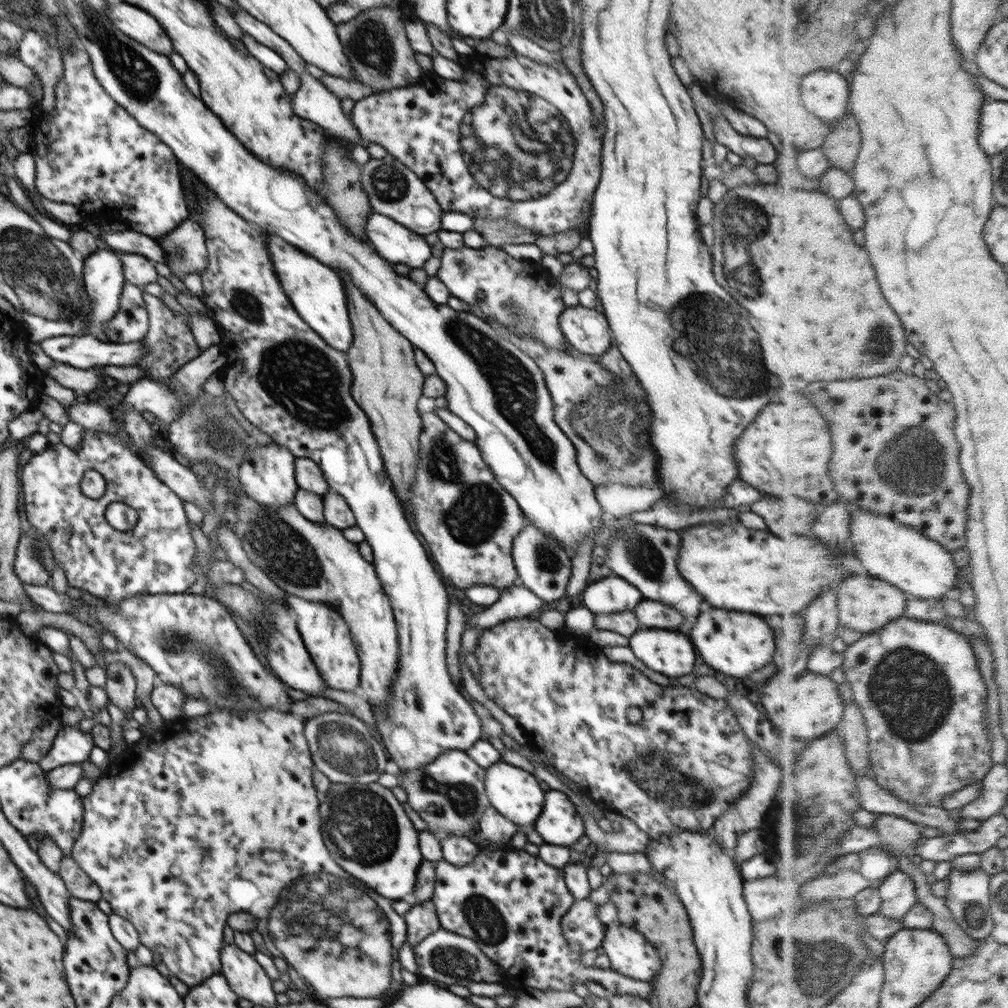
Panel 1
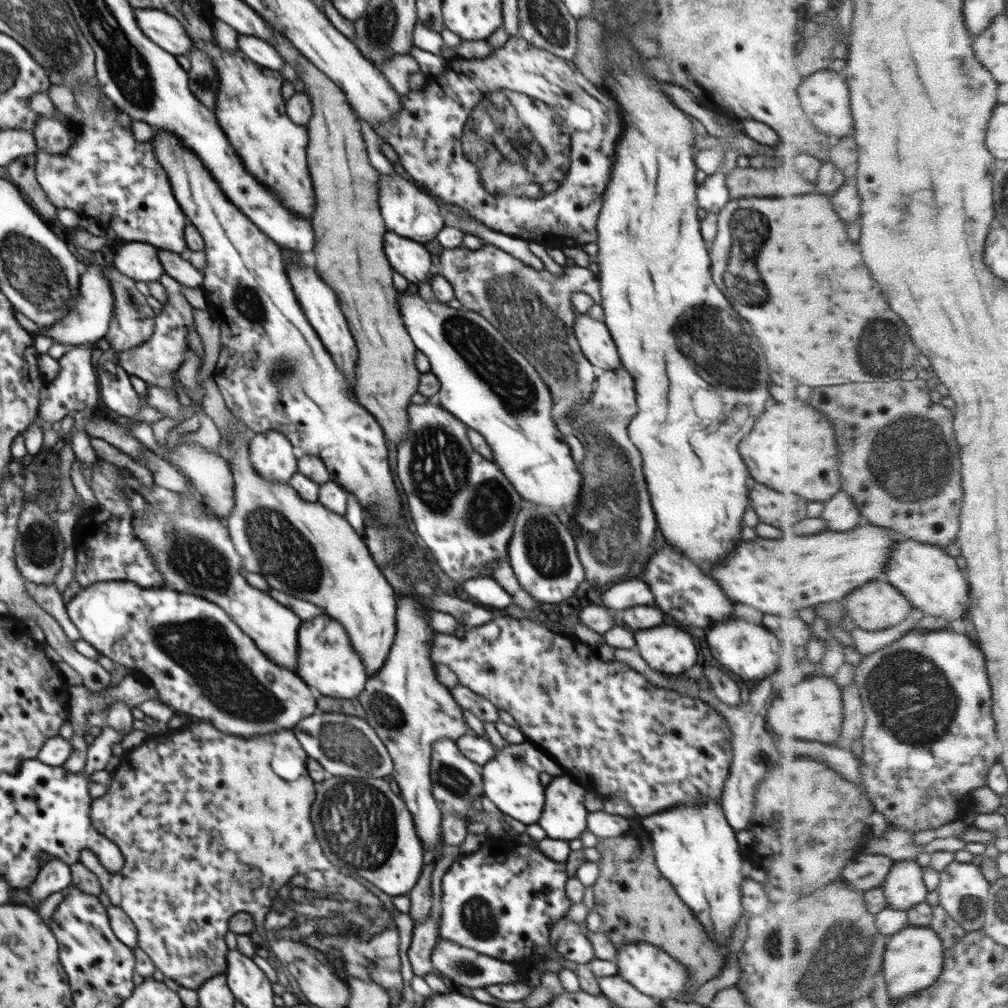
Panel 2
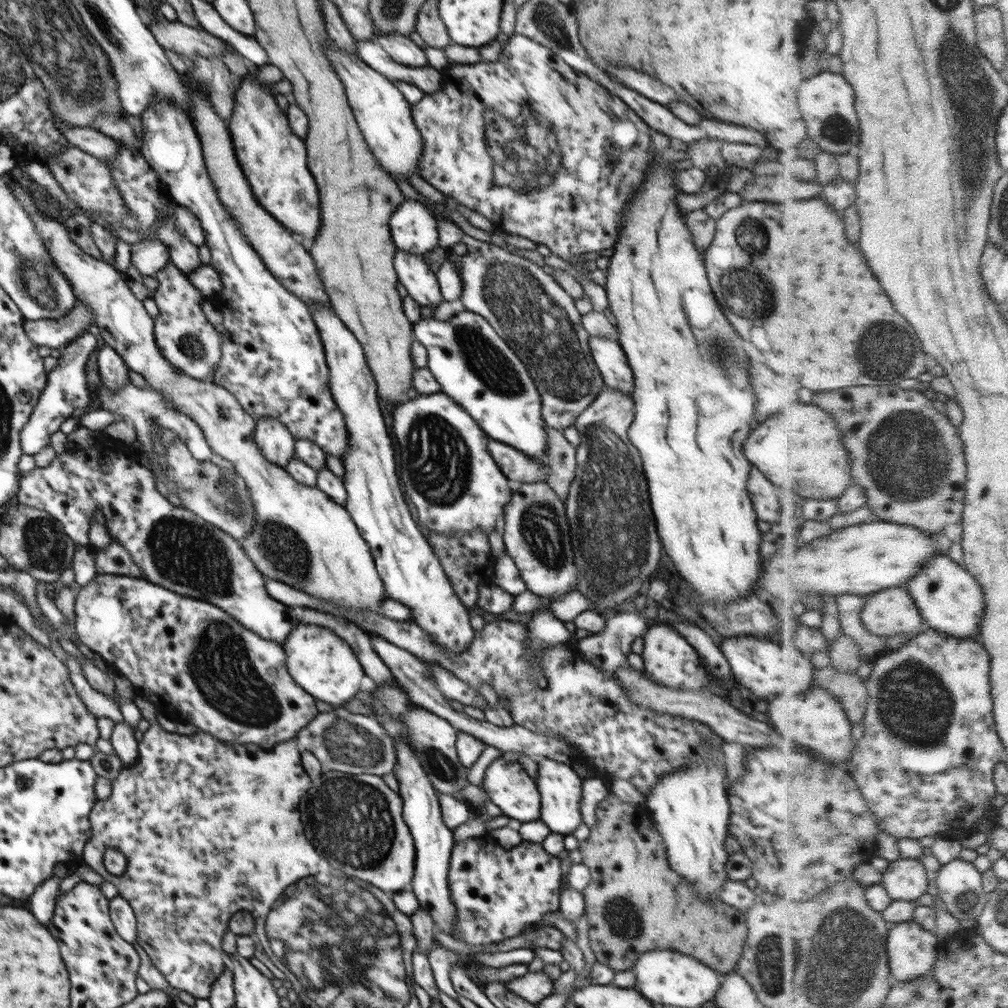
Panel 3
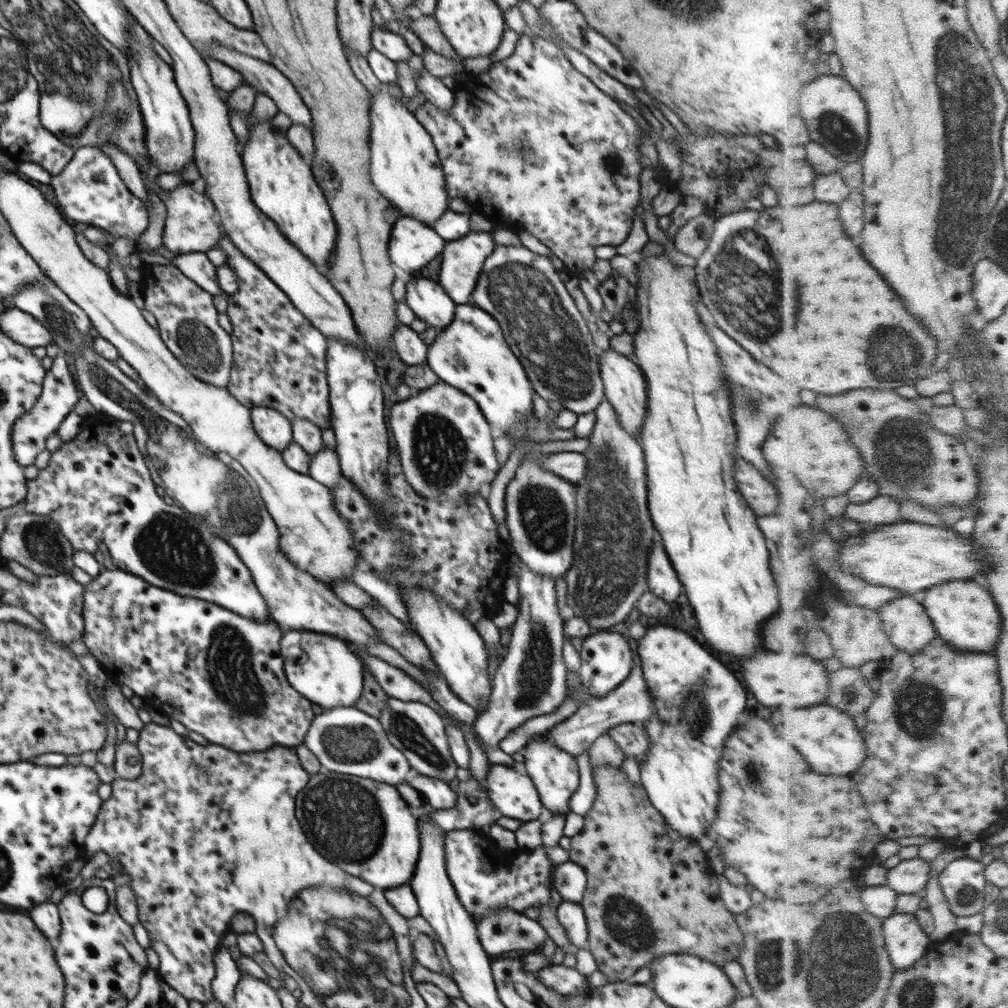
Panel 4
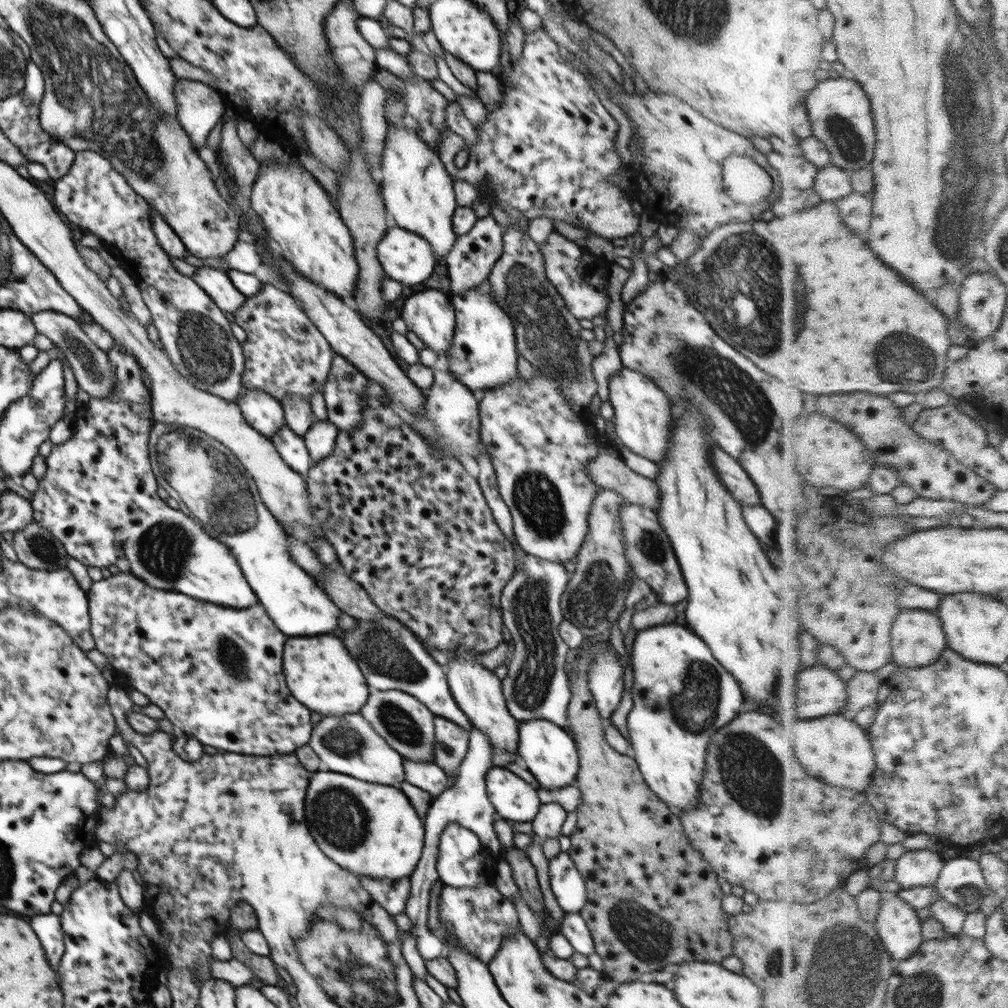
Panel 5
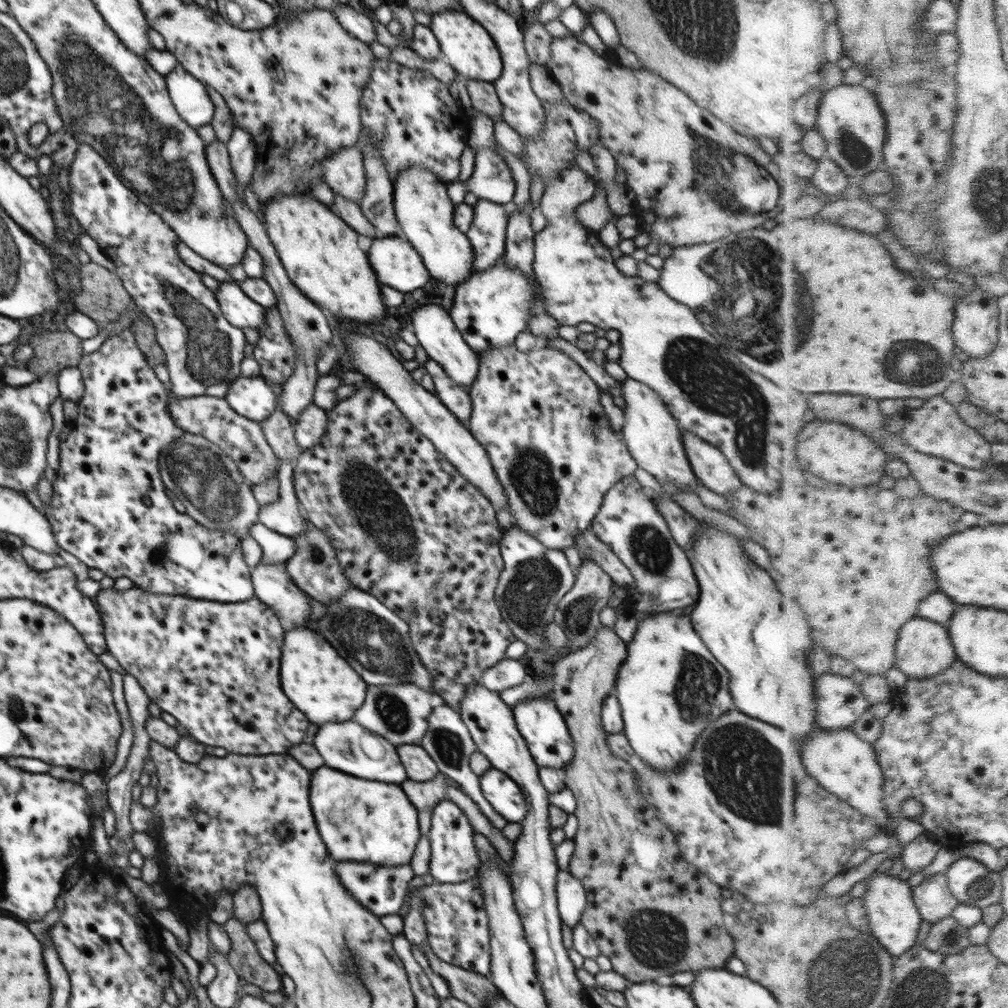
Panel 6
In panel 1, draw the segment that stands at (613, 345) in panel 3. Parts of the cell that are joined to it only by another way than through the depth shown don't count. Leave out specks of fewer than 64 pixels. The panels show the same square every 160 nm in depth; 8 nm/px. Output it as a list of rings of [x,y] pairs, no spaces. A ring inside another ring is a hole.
[[[580,304],[565,307],[559,323],[567,342],[584,354],[599,358],[611,347],[611,330],[607,318],[595,309]]]

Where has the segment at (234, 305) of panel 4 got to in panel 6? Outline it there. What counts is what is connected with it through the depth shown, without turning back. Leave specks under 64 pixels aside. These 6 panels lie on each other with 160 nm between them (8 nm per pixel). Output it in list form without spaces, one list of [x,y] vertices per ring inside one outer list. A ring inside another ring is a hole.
[[[278,306],[264,308],[264,325],[258,330],[260,339],[253,350],[253,358],[261,366],[260,377],[268,380],[270,386],[271,382],[284,383],[292,374],[297,361],[297,348],[287,335],[283,323]]]

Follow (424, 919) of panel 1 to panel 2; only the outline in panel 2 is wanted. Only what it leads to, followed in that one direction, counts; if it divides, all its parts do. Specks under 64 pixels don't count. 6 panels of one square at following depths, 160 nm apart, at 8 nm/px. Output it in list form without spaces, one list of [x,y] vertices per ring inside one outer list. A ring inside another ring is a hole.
[[[429,916],[422,922],[416,922],[410,948],[407,950],[413,973],[424,977],[434,971],[431,954],[437,945],[439,927]]]

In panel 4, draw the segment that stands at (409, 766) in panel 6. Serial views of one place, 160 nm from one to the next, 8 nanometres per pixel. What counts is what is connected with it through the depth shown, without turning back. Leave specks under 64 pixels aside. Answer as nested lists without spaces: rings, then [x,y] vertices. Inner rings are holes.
[[[418,773],[410,780],[409,786],[421,793],[430,809],[449,809],[458,800],[449,783],[434,777]]]

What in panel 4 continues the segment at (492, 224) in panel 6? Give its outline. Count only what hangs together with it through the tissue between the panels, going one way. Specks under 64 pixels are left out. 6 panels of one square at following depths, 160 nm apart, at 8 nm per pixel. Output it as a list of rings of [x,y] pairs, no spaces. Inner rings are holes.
[[[470,232],[456,241],[448,241],[444,251],[441,253],[442,262],[440,269],[439,284],[446,294],[456,305],[471,304],[471,294],[476,288],[478,277],[481,275],[482,267],[486,259],[492,255],[496,244],[492,240],[493,232]]]

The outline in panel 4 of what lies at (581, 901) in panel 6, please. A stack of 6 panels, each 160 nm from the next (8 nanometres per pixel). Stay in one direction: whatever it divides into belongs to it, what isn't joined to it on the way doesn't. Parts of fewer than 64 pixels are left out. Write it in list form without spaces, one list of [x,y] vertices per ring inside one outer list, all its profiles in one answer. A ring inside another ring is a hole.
[[[569,860],[554,866],[552,885],[557,887],[563,900],[581,902],[587,884],[587,875],[580,865]]]

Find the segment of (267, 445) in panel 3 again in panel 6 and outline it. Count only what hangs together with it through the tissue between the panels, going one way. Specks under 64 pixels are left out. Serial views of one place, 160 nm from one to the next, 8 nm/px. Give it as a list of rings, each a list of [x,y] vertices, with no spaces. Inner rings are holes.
[[[240,375],[228,387],[225,399],[240,416],[261,422],[278,408],[274,389],[262,377]]]

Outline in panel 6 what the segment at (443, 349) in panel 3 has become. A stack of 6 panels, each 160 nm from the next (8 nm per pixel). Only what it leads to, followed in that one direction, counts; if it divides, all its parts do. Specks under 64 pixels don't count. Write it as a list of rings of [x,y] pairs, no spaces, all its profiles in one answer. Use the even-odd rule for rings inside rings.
[[[504,258],[492,267],[474,273],[456,287],[450,317],[466,344],[479,356],[488,349],[514,344],[520,332],[527,331],[530,309],[535,303],[533,282],[521,270],[509,267]]]

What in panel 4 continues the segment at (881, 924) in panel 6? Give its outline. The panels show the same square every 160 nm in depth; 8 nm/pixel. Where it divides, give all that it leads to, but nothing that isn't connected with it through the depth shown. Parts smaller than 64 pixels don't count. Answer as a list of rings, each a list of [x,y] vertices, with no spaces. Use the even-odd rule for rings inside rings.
[[[896,913],[885,921],[886,942],[896,968],[908,970],[929,954],[933,940],[914,913]]]

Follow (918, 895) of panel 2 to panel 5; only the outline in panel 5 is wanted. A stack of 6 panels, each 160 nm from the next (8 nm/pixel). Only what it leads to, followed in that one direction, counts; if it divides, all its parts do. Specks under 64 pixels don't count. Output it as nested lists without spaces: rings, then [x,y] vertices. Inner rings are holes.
[[[928,849],[908,851],[897,860],[896,880],[906,889],[937,884],[946,863],[942,853]]]

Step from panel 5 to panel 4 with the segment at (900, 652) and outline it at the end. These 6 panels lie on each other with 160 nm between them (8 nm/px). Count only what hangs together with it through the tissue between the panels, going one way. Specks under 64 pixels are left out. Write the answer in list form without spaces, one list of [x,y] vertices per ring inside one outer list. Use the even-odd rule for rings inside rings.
[[[906,593],[880,610],[885,628],[899,651],[916,655],[940,637],[933,616],[919,595]]]

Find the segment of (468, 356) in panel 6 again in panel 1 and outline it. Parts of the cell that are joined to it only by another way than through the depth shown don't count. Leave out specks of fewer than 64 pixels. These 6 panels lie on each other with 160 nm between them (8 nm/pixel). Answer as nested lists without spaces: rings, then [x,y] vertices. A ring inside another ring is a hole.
[[[374,210],[366,223],[366,236],[377,253],[393,264],[420,268],[432,256],[425,236]]]

